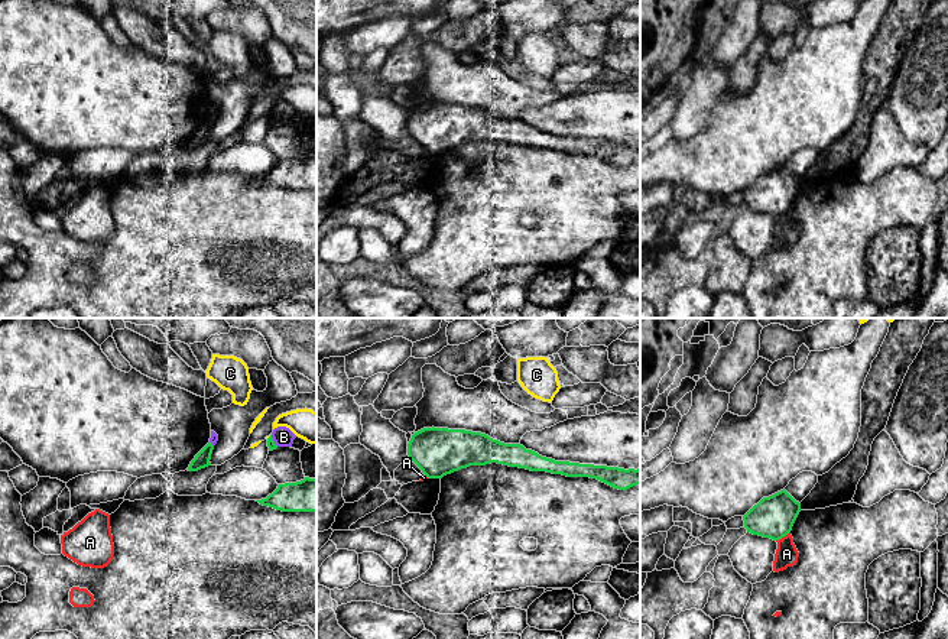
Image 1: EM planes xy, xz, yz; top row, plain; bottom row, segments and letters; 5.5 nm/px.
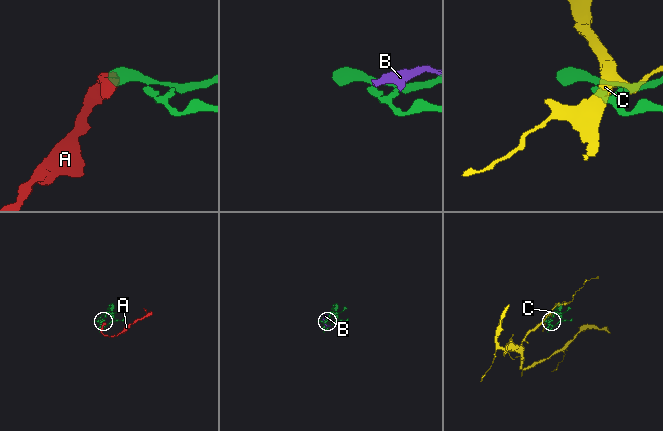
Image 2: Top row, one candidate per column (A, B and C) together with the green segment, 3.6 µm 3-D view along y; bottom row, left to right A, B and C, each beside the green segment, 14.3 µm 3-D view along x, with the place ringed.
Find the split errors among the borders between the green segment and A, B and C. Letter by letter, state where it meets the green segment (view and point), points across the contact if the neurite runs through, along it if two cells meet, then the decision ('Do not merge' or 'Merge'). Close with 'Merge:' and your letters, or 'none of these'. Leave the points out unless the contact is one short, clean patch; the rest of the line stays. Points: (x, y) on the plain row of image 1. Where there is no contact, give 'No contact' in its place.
A: Touches green at yz (782, 213). Boundary: yz (789, 207), (776, 217). Do not merge
B: Touches green at xy (273, 117). Do not merge
C: Touches green at xy (269, 113). Boundary: xy (270, 112), (266, 114). Do not merge
Merge: none of these

